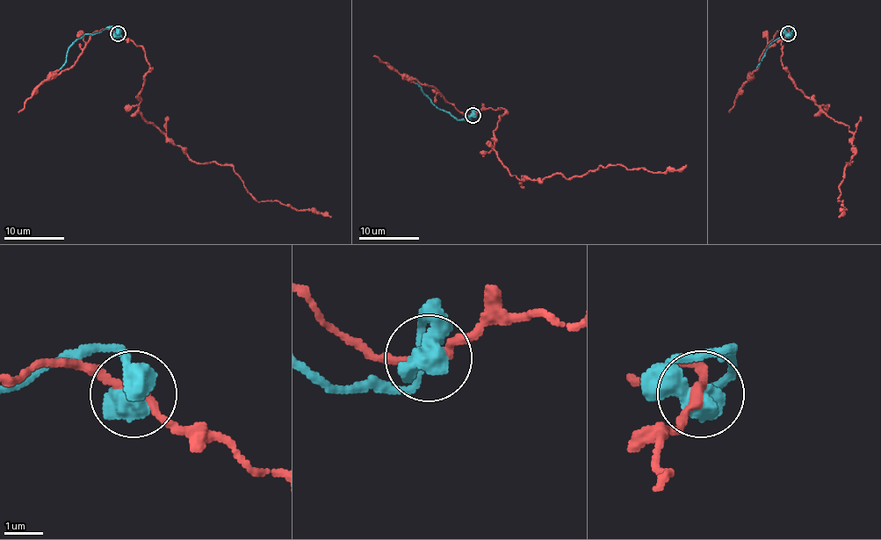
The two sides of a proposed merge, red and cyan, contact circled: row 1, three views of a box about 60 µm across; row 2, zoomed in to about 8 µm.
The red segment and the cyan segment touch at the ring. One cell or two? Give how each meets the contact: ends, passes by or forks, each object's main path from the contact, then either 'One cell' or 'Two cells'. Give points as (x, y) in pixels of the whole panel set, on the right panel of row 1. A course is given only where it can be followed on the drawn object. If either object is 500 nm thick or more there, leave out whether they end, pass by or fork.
Course of red: (788, 32), (780, 61), (790, 81), (853, 133), (853, 157), (838, 201), (845, 210), (838, 216). Course of cyan: (788, 33), (784, 29), (792, 26), (790, 32), (782, 33), (765, 49), (762, 61), (756, 68). One cell

